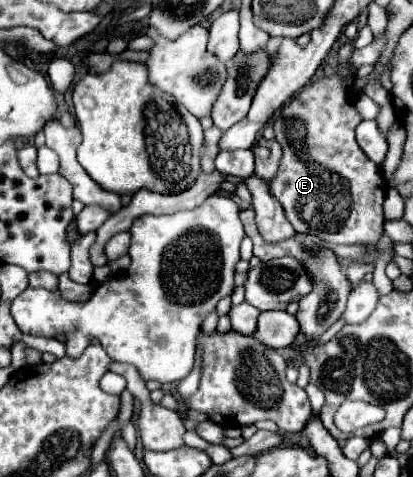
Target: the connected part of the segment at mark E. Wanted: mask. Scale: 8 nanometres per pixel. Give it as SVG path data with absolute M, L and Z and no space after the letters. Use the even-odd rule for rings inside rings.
M339 74L323 76L311 80L297 98L293 98L285 108L281 108L273 116L275 140L283 148L283 160L279 172L273 180L269 180L271 192L285 208L287 220L293 224L297 232L319 236L325 242L335 244L375 244L383 234L383 198L386 191L385 180L381 178L379 164L371 162L355 140L355 126L363 120L353 108L355 96L347 92Z

